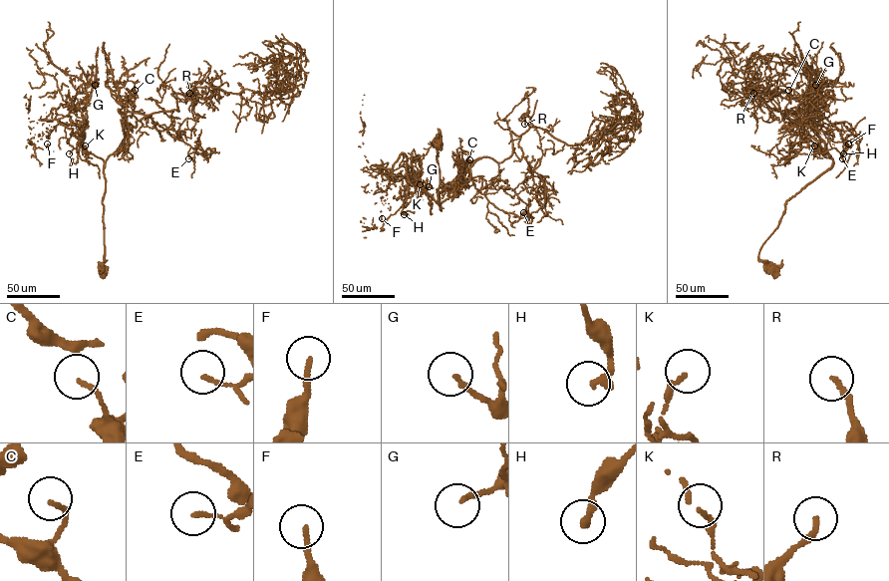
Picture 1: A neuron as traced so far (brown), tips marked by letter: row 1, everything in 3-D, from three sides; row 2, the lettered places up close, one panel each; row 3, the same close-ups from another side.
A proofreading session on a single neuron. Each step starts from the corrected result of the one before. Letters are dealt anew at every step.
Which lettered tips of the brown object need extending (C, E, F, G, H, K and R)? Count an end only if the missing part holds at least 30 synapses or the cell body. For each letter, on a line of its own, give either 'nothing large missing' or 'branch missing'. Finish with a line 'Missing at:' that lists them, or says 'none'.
C: nothing large missing
E: nothing large missing
F: nothing large missing
G: nothing large missing
H: nothing large missing
K: nothing large missing
R: nothing large missing
Missing at: none

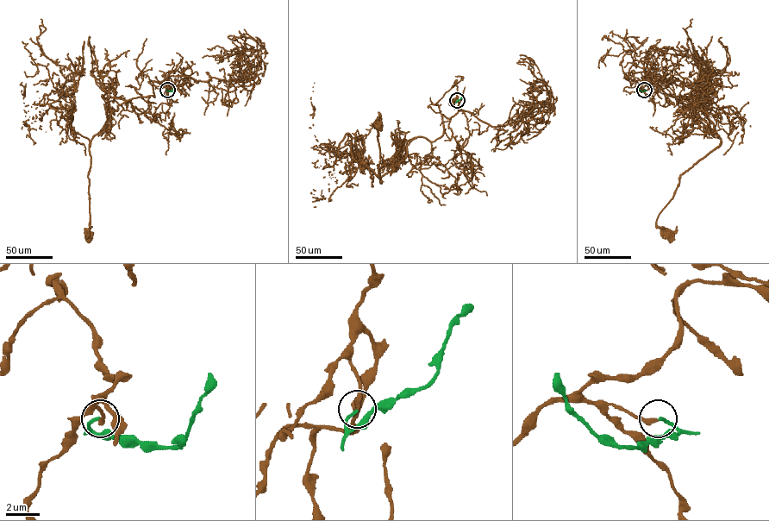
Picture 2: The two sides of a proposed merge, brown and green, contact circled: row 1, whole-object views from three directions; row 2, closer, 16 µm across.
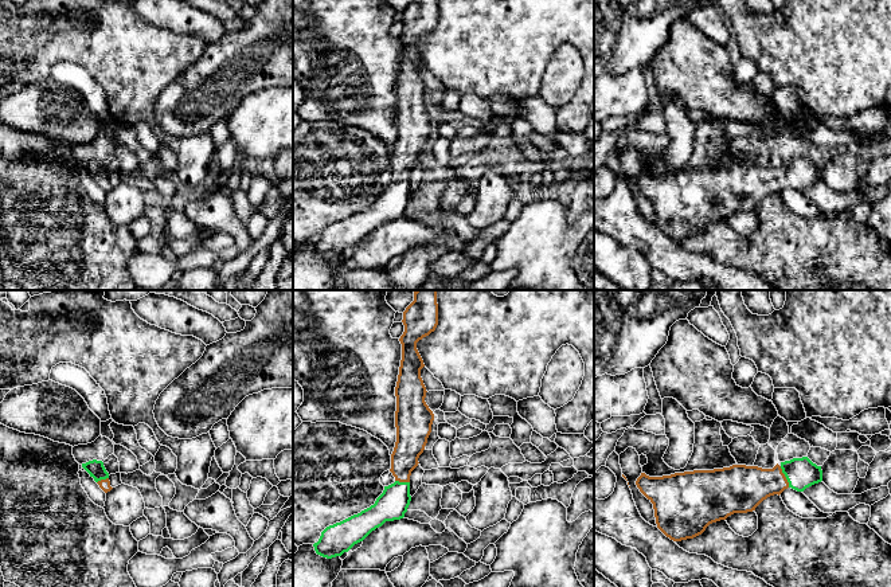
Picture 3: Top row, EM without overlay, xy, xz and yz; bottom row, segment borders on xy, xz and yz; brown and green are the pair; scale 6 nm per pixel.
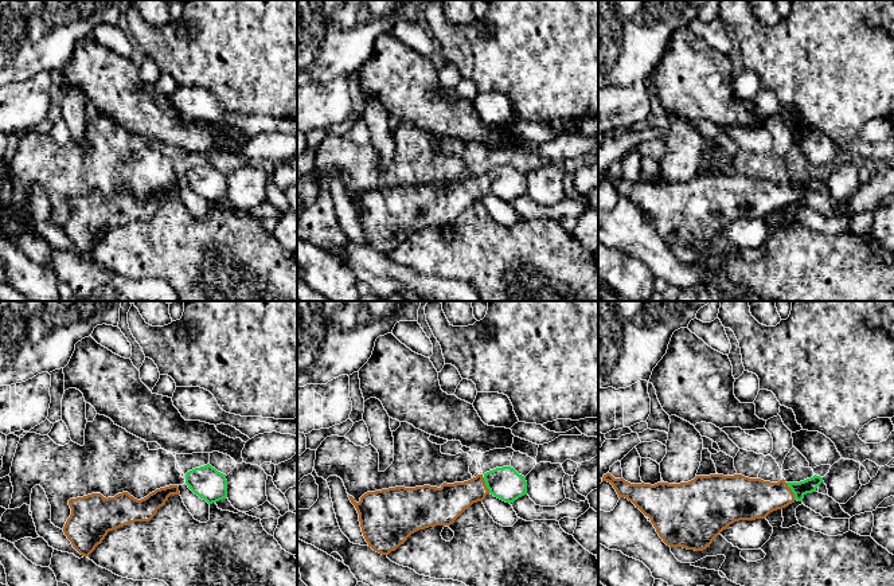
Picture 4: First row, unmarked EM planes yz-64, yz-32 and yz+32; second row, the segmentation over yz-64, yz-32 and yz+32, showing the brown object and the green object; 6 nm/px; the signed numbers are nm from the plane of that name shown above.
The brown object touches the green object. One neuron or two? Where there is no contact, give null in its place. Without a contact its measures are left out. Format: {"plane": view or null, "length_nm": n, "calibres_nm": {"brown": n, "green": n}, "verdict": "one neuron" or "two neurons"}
{"plane": "yz", "length_nm": 140, "calibres_nm": {"brown": 260, "green": 190}, "verdict": "one neuron"}

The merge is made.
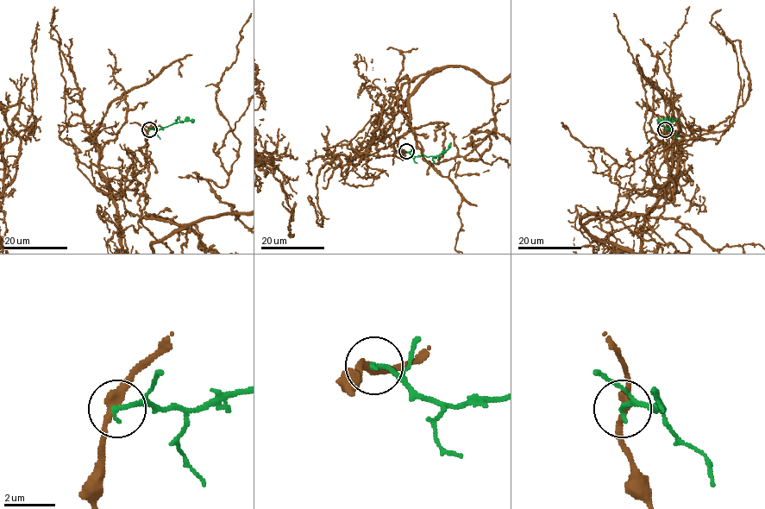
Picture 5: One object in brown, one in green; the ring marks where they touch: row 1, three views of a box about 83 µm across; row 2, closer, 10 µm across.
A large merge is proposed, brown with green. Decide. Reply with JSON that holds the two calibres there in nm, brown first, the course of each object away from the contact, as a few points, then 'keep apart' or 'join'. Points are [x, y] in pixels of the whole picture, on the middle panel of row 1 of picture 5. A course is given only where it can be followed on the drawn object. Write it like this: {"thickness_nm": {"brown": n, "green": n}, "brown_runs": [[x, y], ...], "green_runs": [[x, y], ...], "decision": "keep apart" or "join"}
{"thickness_nm": {"brown": 320, "green": 200}, "brown_runs": [[406, 152], [367, 152], [378, 127], [373, 170], [316, 203]], "green_runs": [[406, 152], [415, 156], [438, 156], [451, 143]], "decision": "keep apart"}

